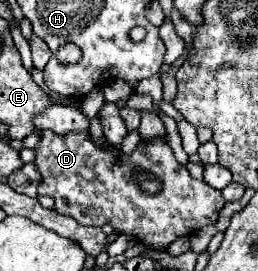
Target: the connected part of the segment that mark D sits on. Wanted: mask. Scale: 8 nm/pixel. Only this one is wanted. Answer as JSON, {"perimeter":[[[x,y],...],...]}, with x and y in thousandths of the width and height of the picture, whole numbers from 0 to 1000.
{"perimeter":[[[182,480],[159,494],[136,561],[143,561],[136,613],[167,649],[151,686],[151,723],[213,731],[213,775],[229,790],[275,797],[329,834],[430,827],[453,863],[516,863],[539,878],[547,900],[593,923],[640,923],[686,878],[740,871],[787,834],[833,827],[872,753],[857,708],[818,694],[787,664],[756,664],[725,635],[725,620],[678,590],[671,554],[624,509],[539,531],[523,561],[484,583],[461,546],[438,539],[422,539],[415,554],[376,546],[337,487],[283,487],[260,502],[229,502]]]}

